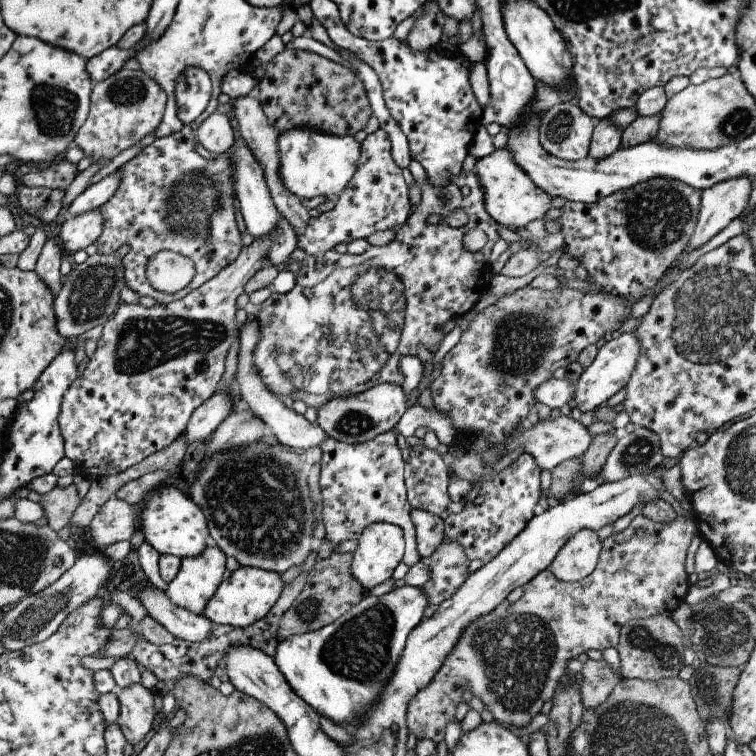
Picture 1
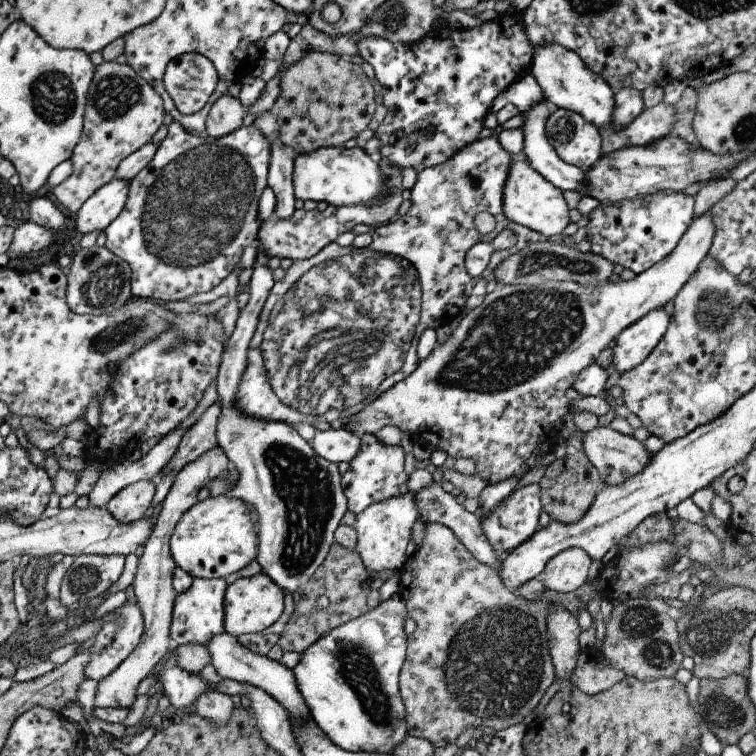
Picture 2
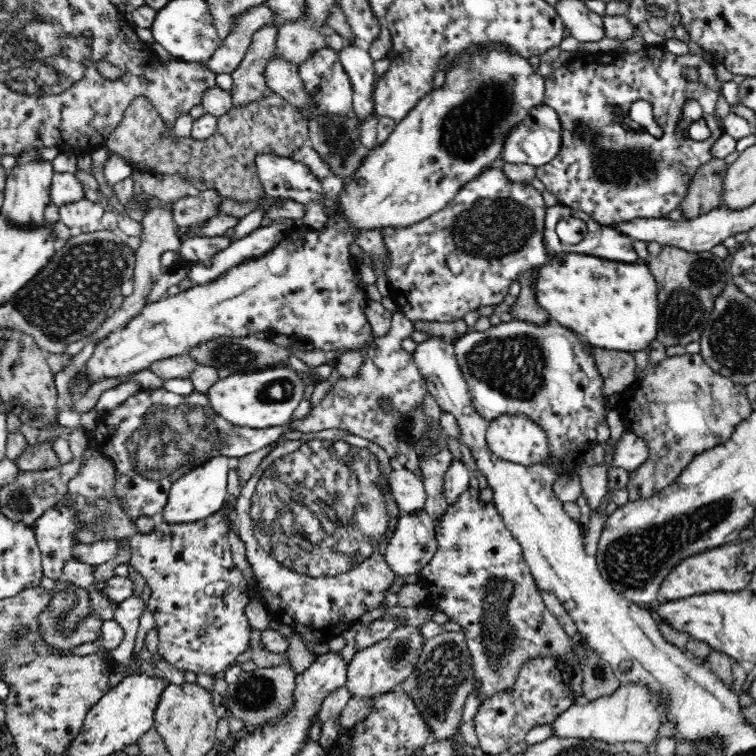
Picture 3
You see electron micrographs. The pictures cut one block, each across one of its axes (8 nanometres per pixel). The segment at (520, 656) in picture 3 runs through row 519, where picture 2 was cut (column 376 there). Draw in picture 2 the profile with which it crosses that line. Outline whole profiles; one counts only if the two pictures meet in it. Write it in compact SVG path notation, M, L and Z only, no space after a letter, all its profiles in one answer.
M369 433L360 435L360 438L361 452L350 462L350 469L341 476L348 509L356 515L361 514L370 504L410 492L406 485L409 476L404 472L405 453L401 446L384 445Z

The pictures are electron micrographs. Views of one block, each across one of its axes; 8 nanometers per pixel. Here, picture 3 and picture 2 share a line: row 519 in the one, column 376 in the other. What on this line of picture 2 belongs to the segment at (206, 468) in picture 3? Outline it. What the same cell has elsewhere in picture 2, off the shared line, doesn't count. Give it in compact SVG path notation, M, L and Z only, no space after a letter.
M359 147L320 148L306 155L298 155L294 160L293 190L296 199L302 199L304 202L307 200L317 203L326 202L332 207L353 205L374 207L391 196L391 190L385 183L385 179L386 176L377 158L369 156Z

